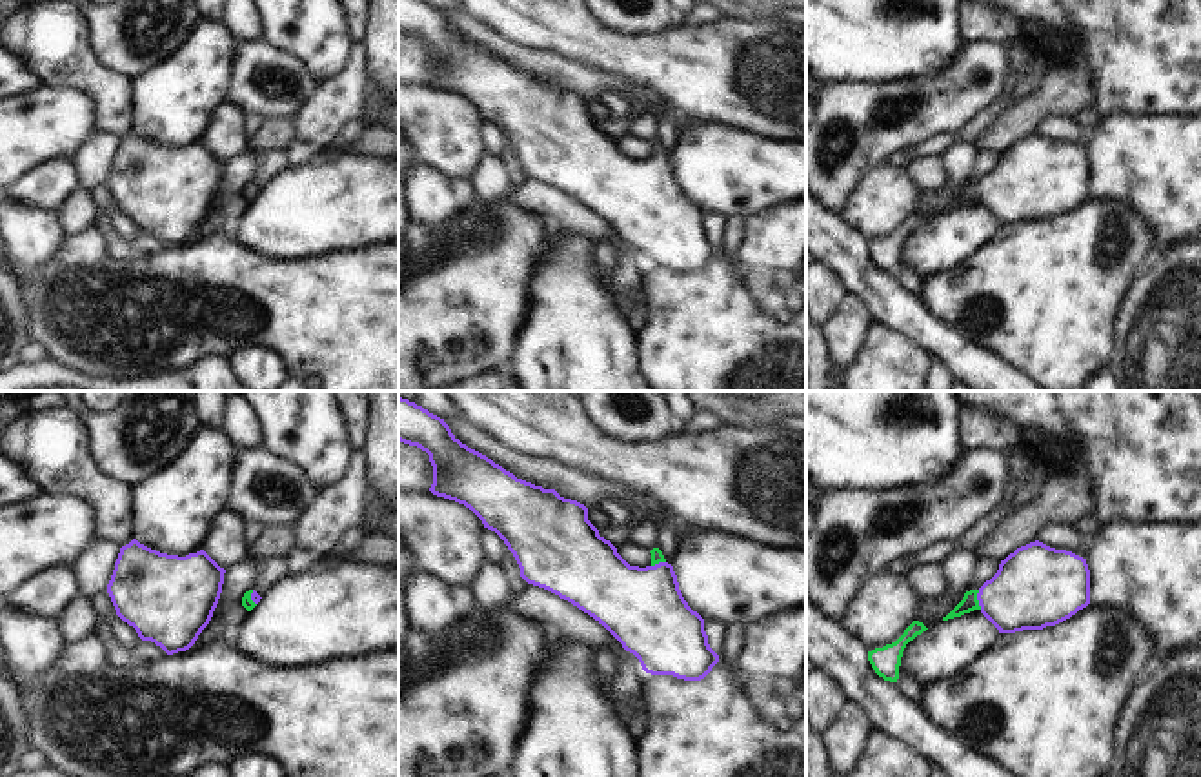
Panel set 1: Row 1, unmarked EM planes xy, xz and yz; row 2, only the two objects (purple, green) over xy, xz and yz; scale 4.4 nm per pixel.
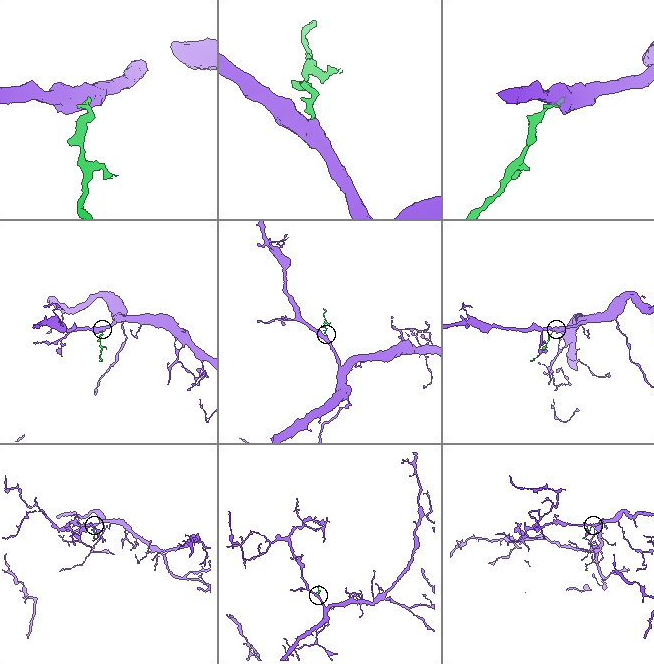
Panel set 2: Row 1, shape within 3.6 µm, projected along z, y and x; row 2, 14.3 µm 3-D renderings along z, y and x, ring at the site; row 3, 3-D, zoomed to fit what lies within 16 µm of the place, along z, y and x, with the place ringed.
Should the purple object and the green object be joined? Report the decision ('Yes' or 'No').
Yes.

